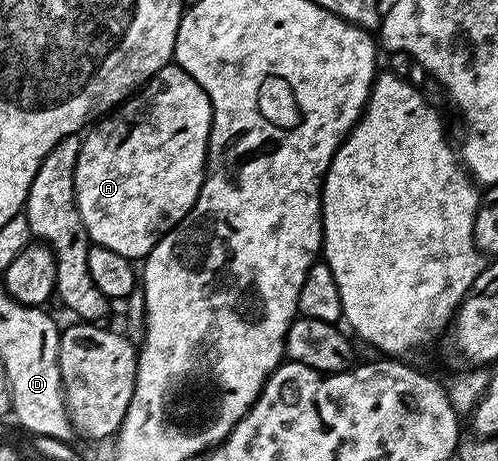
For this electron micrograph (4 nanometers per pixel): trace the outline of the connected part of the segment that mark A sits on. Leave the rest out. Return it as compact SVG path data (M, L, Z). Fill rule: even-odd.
M168 65L155 73L148 82L143 83L140 90L131 95L125 103L115 107L105 117L99 118L96 125L94 125L98 127L91 126L85 132L82 148L80 149L80 157L76 161L74 180L76 181L76 201L80 209L80 217L84 221L84 229L90 234L91 244L104 249L112 249L112 253L120 253L120 257L131 261L145 260L150 250L190 212L192 205L198 199L202 181L206 177L206 146L210 144L211 121L210 98L206 96L202 86L183 67Z

